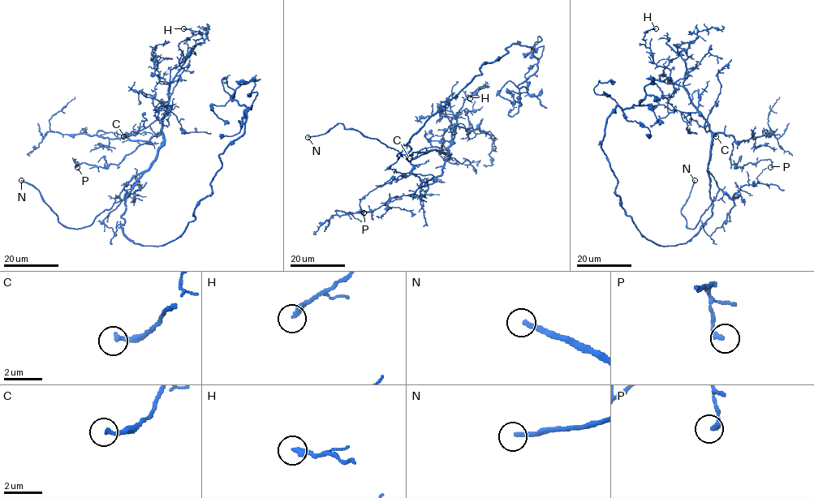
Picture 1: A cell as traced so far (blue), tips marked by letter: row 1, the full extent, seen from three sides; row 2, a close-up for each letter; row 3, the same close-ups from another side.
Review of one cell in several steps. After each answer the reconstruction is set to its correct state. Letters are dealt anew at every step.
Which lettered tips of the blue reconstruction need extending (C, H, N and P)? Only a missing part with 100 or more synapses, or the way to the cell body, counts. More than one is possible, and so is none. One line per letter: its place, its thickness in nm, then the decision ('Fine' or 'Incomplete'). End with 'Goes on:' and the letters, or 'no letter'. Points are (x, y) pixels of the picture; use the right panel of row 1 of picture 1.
C: Place: (716, 136). Thickness 240 nm. Fine
H: Place: (656, 28). Thickness 240 nm. Fine
N: Place: (695, 180). Thickness 220 nm. Incomplete
P: Place: (770, 167). Thickness 240 nm. Fine
Goes on: N

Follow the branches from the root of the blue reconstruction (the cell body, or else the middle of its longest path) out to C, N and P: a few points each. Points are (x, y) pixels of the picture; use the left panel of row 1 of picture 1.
C: (138, 243), (123, 233), (122, 215), (127, 193), (161, 145), (161, 123), (155, 120), (123, 136)
N: (138, 243), (119, 224), (115, 236), (104, 222), (124, 189), (90, 225), (74, 229), (21, 180)
P: (138, 243), (123, 233), (122, 215), (162, 134), (118, 165), (73, 160), (77, 167)

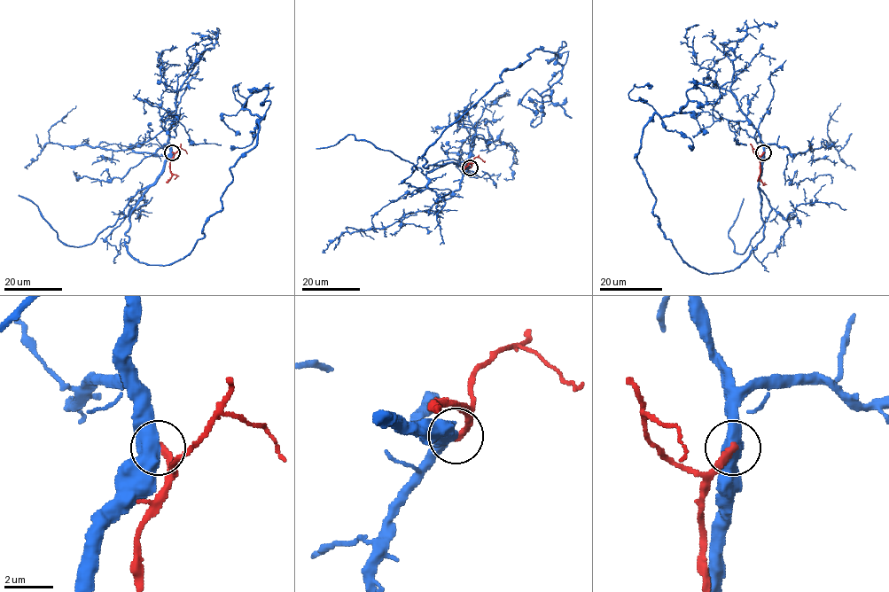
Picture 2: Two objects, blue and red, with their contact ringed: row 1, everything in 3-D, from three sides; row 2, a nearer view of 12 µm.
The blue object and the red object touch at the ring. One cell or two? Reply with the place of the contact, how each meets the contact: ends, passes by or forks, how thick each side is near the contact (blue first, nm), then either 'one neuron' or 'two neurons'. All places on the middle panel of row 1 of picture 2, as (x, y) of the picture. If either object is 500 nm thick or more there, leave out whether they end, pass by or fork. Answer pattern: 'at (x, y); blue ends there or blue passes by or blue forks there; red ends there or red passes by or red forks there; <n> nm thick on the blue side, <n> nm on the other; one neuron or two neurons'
at (470, 167); 600 nm thick on the blue side, 280 nm on the other; two neurons

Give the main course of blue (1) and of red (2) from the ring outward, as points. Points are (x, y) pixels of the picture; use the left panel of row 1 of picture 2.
1: (172, 151), (126, 234), (150, 265), (204, 237), (230, 168), (255, 144), (264, 115), (237, 100), (241, 82)
2: (172, 151), (172, 177), (166, 182)

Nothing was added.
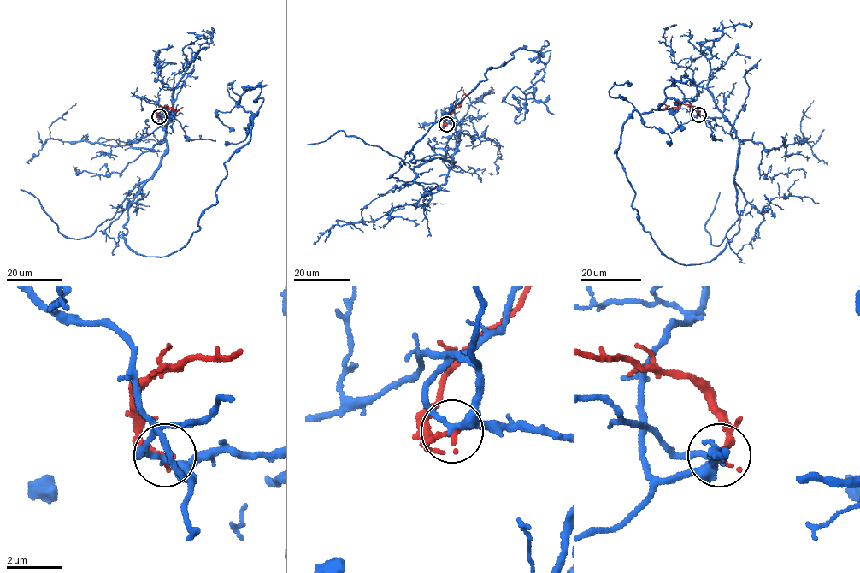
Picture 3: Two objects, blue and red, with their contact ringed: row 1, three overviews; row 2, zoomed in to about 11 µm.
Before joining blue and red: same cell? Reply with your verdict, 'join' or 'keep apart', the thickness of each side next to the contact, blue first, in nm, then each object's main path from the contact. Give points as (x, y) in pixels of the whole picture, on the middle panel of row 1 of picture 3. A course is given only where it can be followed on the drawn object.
keep apart; 240 nm thick on the blue side, 240 nm on the other; blue runs (446, 124), (461, 127), (453, 162), (412, 162), (412, 146), (519, 49), (544, 65), (515, 121), (522, 113); red runs (446, 124), (444, 121), (460, 105), (462, 96), (469, 93)

